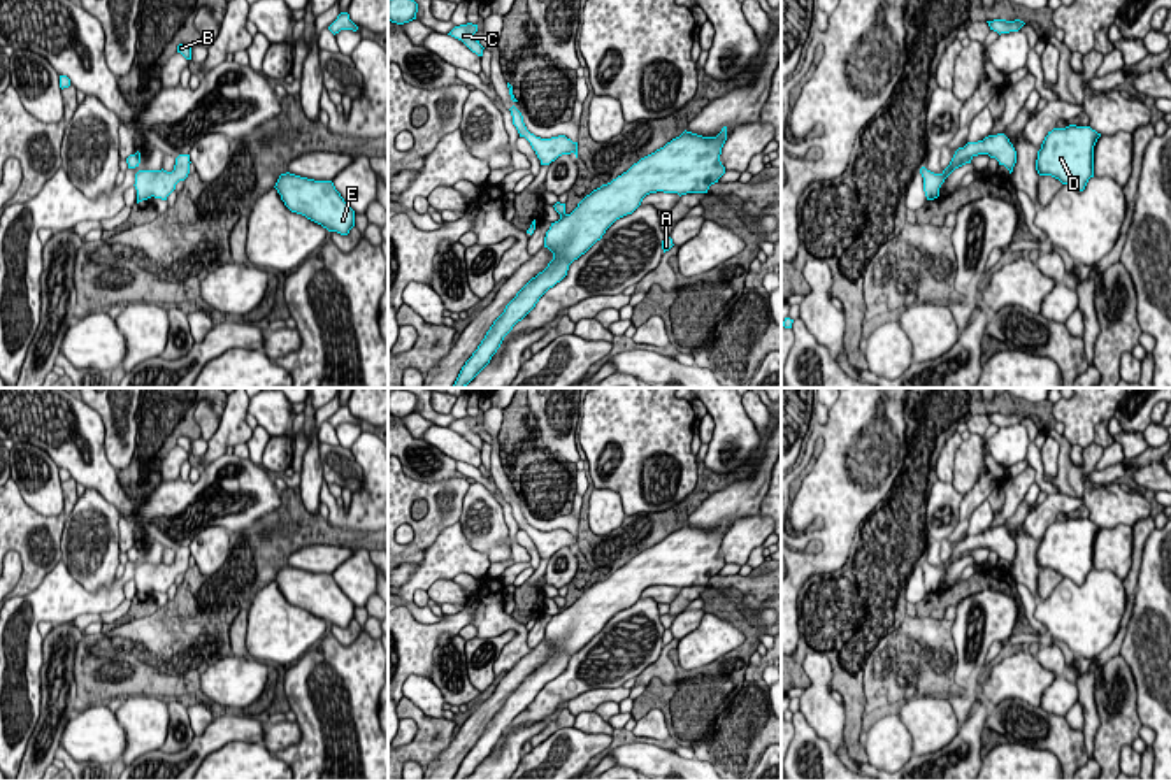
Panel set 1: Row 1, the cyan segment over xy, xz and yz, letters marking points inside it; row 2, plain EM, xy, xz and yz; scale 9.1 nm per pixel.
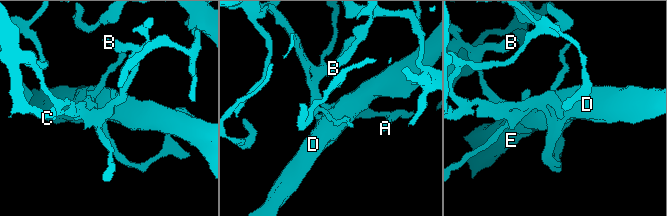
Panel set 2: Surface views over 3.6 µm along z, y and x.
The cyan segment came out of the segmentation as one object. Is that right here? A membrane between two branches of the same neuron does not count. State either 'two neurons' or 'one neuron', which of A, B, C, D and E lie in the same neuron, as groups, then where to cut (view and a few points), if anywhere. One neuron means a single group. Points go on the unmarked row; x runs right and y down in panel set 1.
two neurons | A B D E / C | xz (538, 530), (531, 537)

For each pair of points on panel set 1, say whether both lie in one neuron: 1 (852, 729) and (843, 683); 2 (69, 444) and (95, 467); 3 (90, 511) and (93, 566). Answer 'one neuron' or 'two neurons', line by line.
1: one neuron
2: one neuron
3: one neuron

